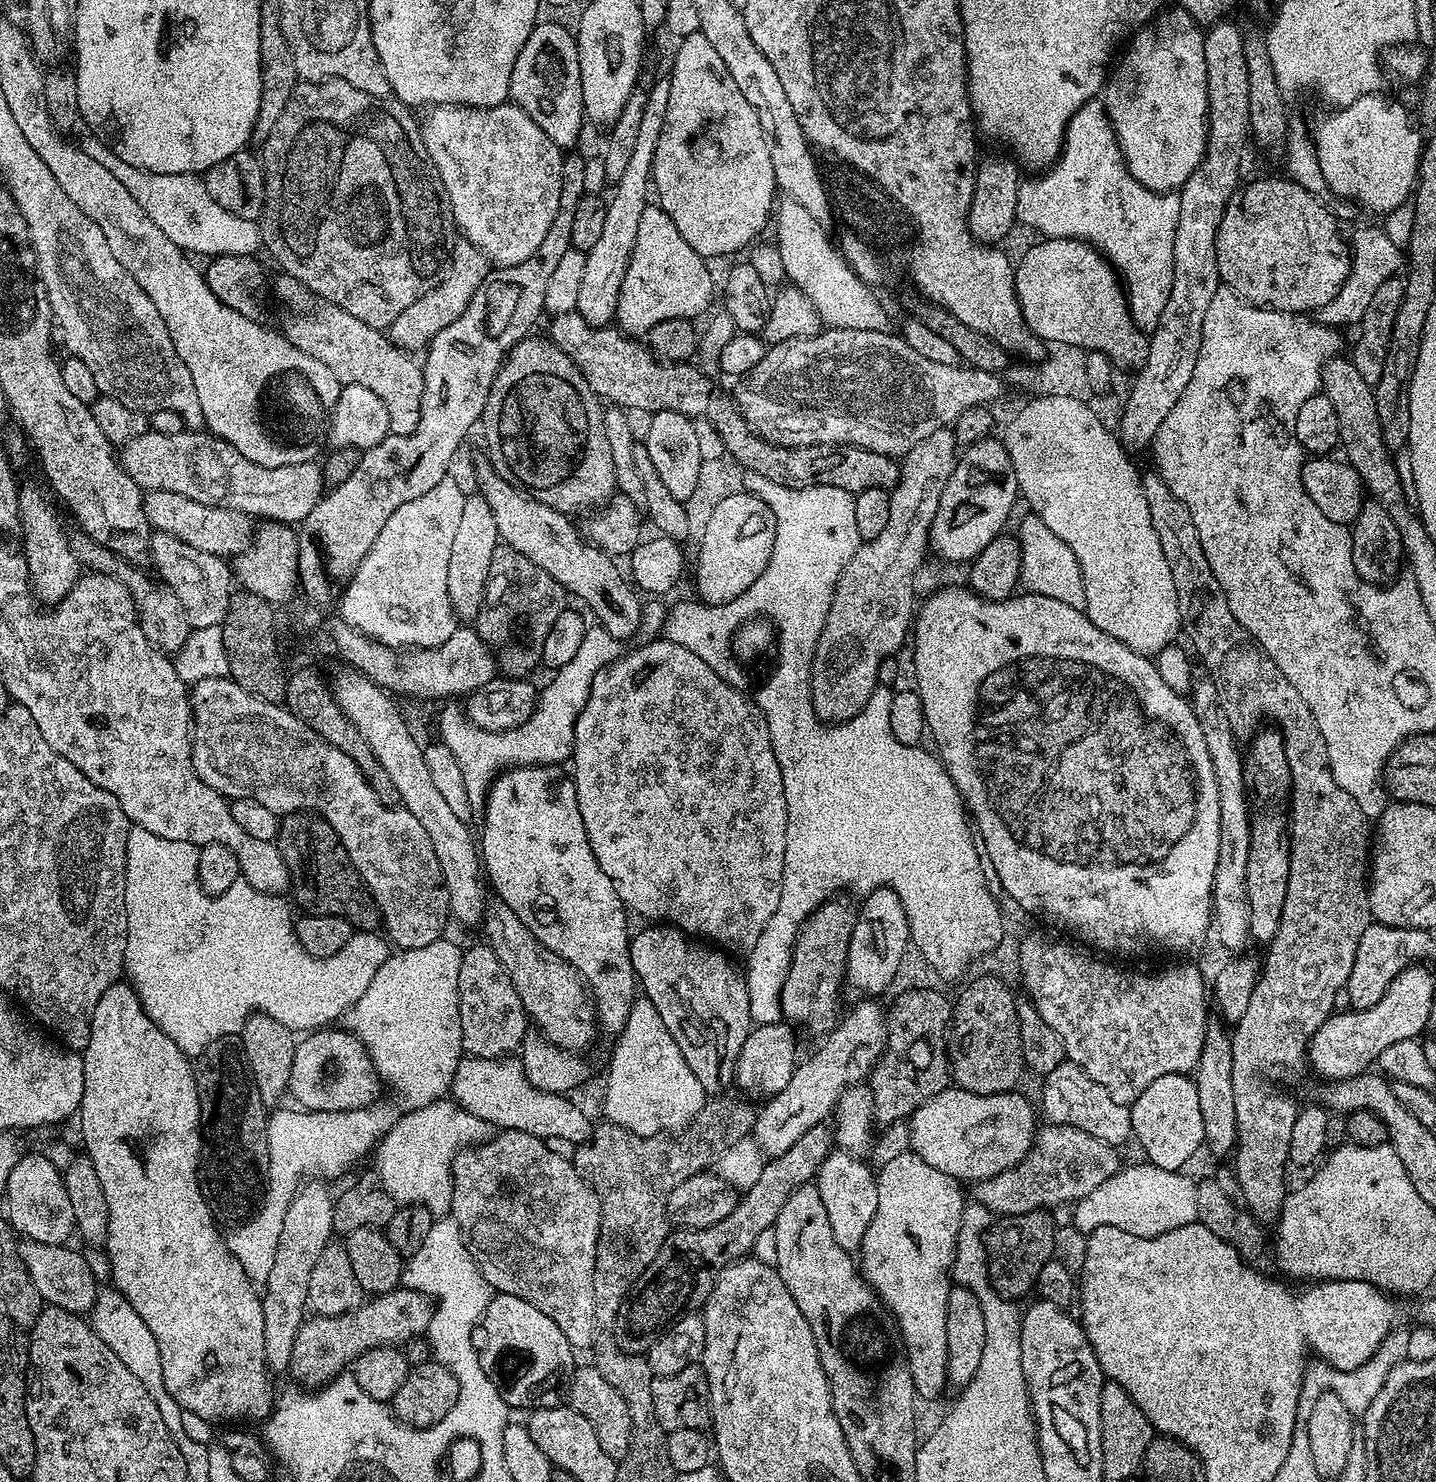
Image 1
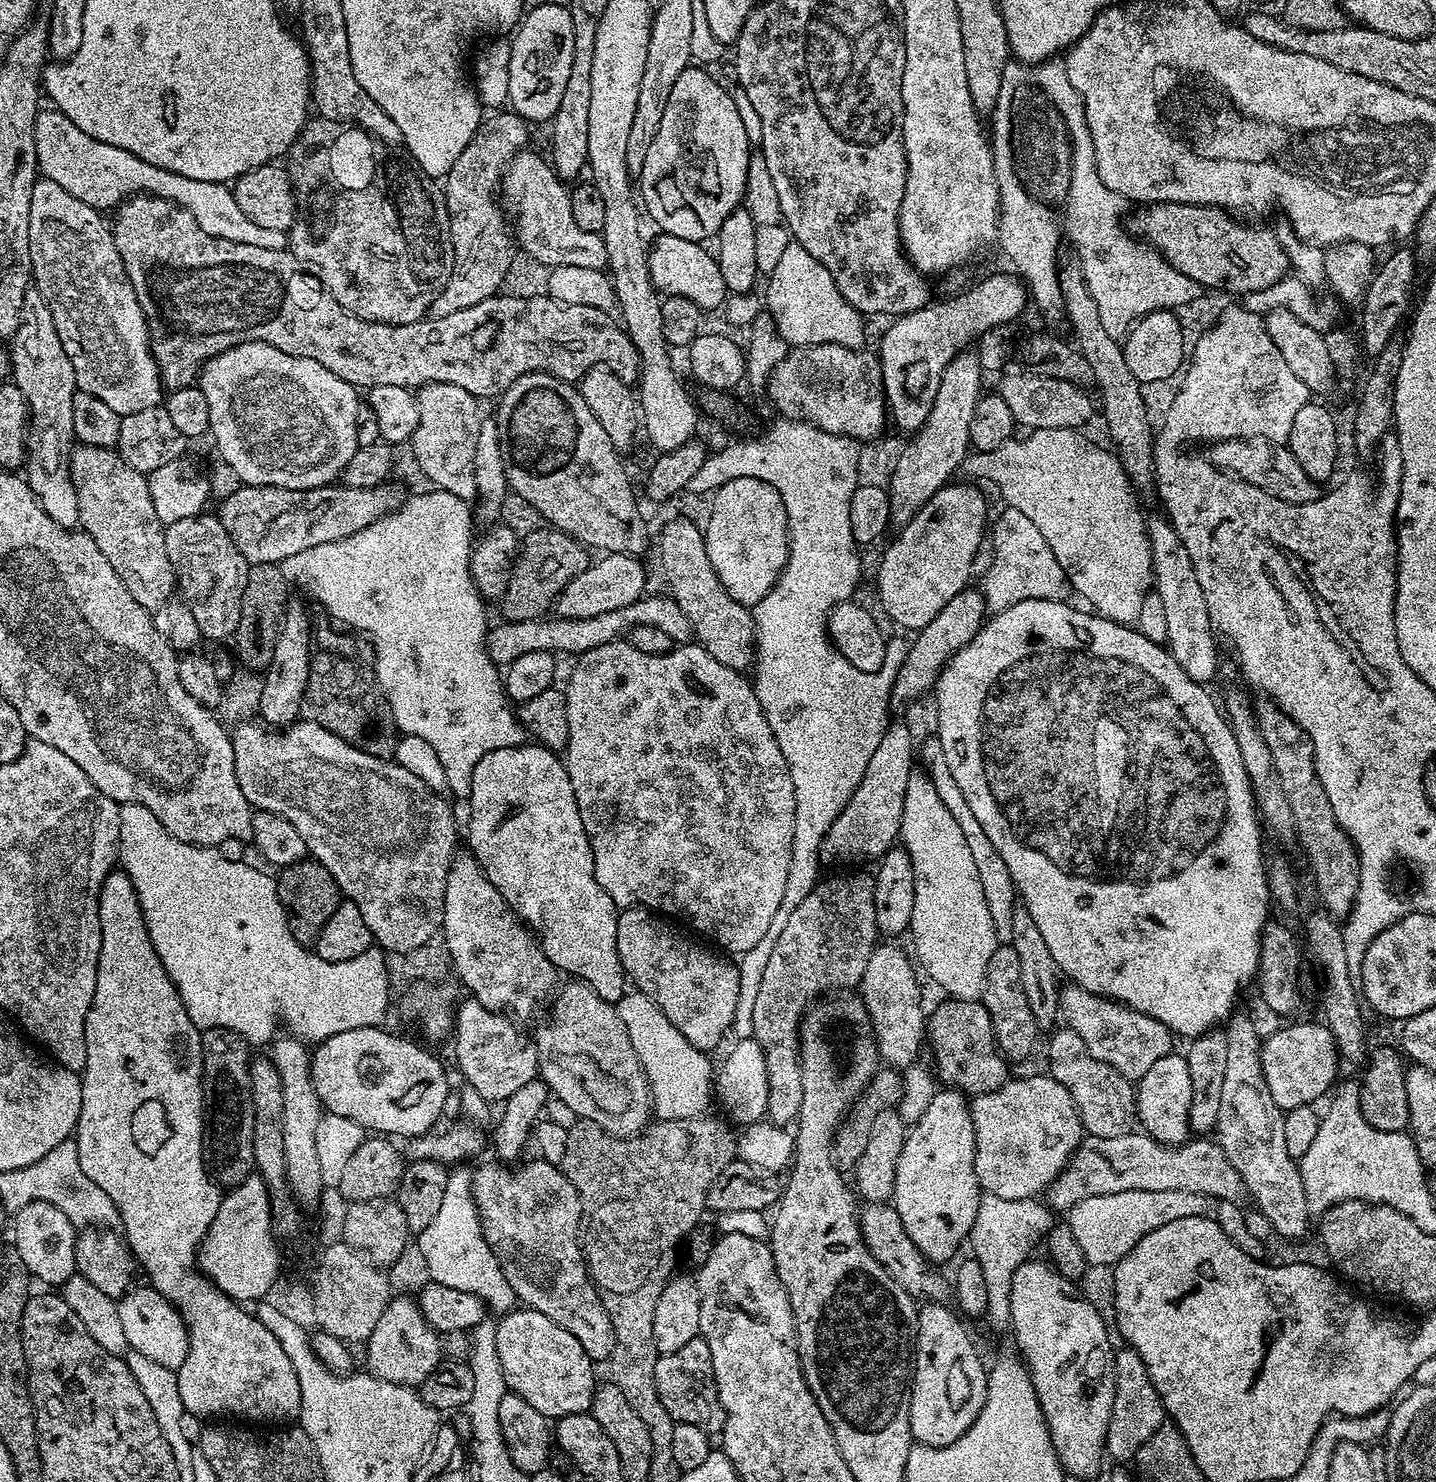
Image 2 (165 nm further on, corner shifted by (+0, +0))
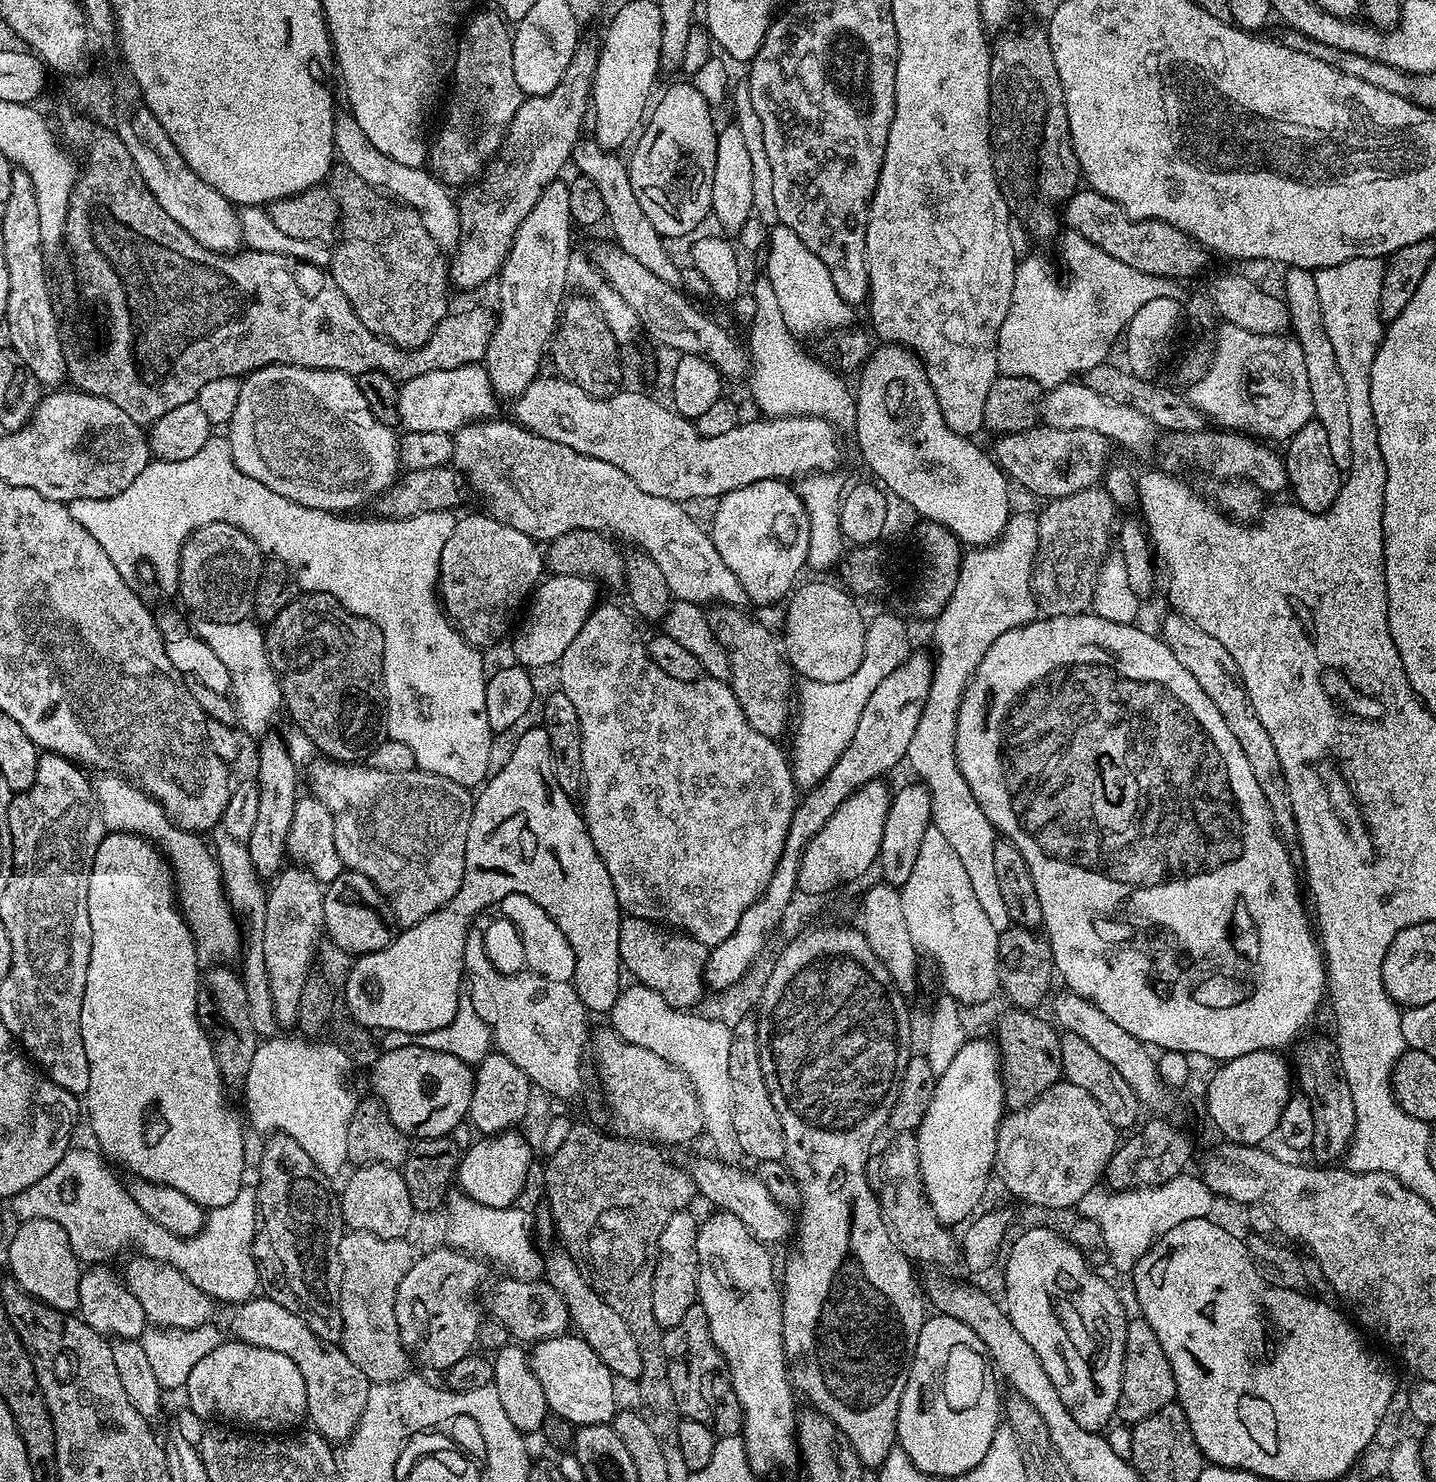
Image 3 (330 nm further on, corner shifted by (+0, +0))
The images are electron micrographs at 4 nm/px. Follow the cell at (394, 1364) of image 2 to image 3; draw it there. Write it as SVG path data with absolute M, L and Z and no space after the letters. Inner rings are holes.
M437 1246L413 1259L406 1278L398 1282L394 1314L398 1334L409 1357L428 1368L446 1370L473 1355L482 1321L476 1291L484 1280L485 1265L475 1256L451 1246Z

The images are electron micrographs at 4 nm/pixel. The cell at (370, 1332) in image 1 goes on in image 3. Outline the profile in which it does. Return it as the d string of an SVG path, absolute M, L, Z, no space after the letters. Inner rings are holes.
M500 1278L492 1288L492 1297L488 1300L490 1316L506 1326L509 1337L516 1342L528 1340L535 1342L555 1336L563 1336L569 1331L568 1307L562 1302L562 1296L547 1280L510 1280Z

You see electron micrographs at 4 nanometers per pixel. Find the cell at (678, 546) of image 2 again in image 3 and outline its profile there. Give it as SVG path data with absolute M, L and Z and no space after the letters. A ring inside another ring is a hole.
M712 606L707 609L710 630L714 630L714 638L722 642L722 650L726 650L726 658L730 658L730 683L732 693L738 698L738 706L742 706L742 714L746 714L746 722L771 738L780 738L784 731L789 731L790 721L794 716L794 684L792 688L793 669L785 659L781 641L764 624L751 620L747 611L727 606Z

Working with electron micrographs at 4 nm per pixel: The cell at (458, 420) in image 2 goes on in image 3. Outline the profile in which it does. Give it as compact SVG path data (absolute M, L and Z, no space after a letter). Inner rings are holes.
M485 418L459 428L454 434L451 461L456 471L470 485L471 491L473 488L478 495L485 496L488 499L487 511L495 520L502 522L506 526L514 526L514 530L522 530L522 534L526 534L537 542L551 542L558 539L562 534L570 534L574 530L602 532L613 538L619 538L625 545L627 545L626 543L632 544L628 546L635 546L639 551L646 553L662 569L662 575L666 578L666 586L670 586L672 595L676 600L694 602L701 606L727 606L738 609L743 609L749 603L749 598L742 586L742 582L738 582L738 578L734 578L734 570L730 570L730 566L726 566L726 562L722 562L722 554L718 554L711 535L705 529L704 532L700 529L699 522L684 509L687 507L683 503L670 498L658 498L654 494L646 494L646 490L640 489L638 482L634 482L634 478L630 478L627 474L622 474L622 470L618 470L618 466L610 466L610 462L602 462L602 458L590 458L586 454L578 454L574 450L570 450L570 446L562 446L562 442L550 442L550 438L542 438L538 434L529 432L524 425L515 423L511 419L508 419L509 421L500 419Z

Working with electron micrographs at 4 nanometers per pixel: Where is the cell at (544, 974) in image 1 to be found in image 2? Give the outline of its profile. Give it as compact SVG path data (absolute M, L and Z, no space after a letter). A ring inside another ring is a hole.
M568 982L555 993L548 1012L548 1024L544 1024L534 1035L538 1076L548 1085L549 1093L555 1099L566 1102L570 1110L581 1120L589 1120L611 1136L637 1136L653 1119L652 1091L644 1073L642 1062L630 1046L630 1034L618 1018L616 1006L603 1000L588 982Z

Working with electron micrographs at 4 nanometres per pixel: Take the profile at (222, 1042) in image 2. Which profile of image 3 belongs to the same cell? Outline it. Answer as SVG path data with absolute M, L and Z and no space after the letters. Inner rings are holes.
M208 970L200 977L200 989L196 995L196 1013L202 1030L208 1034L214 1058L218 1062L220 1076L225 1085L243 1085L250 1074L250 1062L254 1058L254 1050L258 1037L254 1025L250 1022L250 1011L247 1006L246 987L243 986L241 973L220 972L224 970Z

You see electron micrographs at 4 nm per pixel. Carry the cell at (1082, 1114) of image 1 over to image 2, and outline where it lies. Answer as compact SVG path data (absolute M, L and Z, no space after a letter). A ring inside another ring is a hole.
M1057 1027L1051 1033L1053 1036L1047 1037L1046 1040L1049 1046L1049 1074L1058 1082L1062 1082L1066 1090L1070 1090L1070 1098L1074 1098L1074 1106L1078 1110L1085 1133L1098 1138L1122 1138L1122 1134L1130 1134L1138 1124L1137 1089L1133 1081L1118 1074L1114 1066L1106 1066L1106 1062L1098 1062L1098 1058L1094 1058L1094 1054L1086 1050L1086 1042L1078 1038L1073 1028L1060 1027Z

